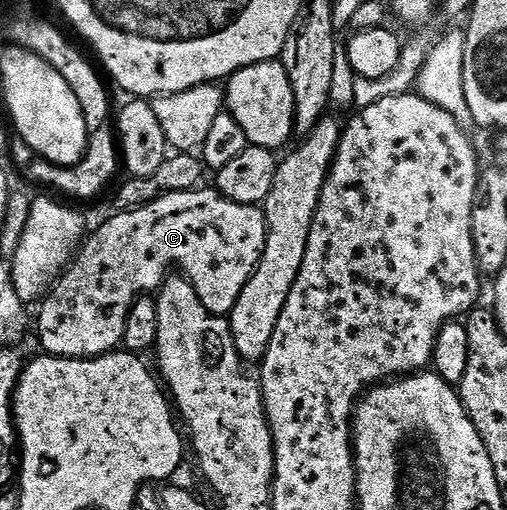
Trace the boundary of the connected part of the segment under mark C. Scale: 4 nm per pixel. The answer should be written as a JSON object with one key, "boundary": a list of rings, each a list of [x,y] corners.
{"boundary":[[[217,189],[202,190],[169,192],[142,207],[119,210],[83,242],[70,266],[59,275],[58,282],[37,308],[38,339],[45,354],[63,357],[111,354],[121,344],[126,318],[136,296],[142,292],[157,292],[171,270],[170,263],[178,263],[177,270],[189,279],[200,301],[213,315],[229,316],[240,293],[244,293],[244,285],[248,285],[262,260],[266,244],[266,213],[253,203],[232,201]]]}

